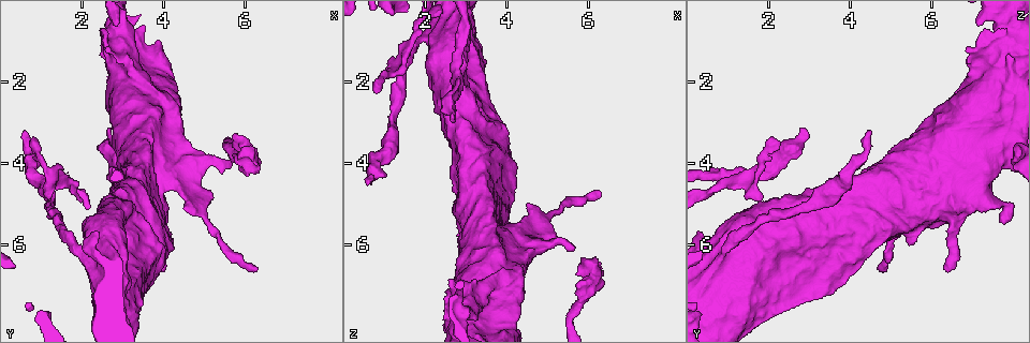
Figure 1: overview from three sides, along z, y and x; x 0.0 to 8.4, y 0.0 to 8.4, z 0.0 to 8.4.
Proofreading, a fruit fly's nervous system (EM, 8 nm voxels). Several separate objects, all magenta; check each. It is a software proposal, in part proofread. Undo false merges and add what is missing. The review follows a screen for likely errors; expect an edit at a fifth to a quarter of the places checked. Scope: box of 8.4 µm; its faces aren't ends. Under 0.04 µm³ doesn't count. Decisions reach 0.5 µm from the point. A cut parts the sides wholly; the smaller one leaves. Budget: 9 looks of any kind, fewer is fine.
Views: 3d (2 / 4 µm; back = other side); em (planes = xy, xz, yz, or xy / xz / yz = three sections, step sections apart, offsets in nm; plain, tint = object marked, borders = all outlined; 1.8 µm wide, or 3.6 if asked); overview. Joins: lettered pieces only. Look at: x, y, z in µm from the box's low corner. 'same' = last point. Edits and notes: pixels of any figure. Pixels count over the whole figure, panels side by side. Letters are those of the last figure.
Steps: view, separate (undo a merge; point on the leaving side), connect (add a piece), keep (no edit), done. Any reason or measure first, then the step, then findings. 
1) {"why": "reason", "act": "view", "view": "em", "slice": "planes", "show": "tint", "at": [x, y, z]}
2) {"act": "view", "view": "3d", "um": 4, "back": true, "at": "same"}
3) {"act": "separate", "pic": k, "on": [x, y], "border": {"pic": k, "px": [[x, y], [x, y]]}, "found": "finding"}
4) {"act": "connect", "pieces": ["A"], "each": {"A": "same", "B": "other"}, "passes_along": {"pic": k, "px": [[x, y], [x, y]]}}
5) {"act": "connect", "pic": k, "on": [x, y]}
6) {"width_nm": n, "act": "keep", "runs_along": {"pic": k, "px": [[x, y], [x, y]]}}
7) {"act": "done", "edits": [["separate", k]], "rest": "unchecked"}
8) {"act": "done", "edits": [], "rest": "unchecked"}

{"why": "touches itself", "act": "view", "view": "em", "um": 3.6, "slice": "planes", "show": "plain", "at": [2.00, 6.05, 0.95]}

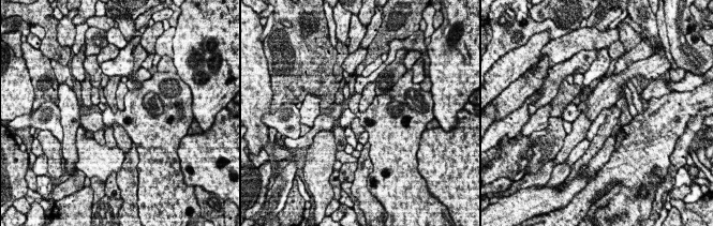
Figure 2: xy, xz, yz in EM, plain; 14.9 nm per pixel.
{"act": "view", "view": "em", "um": 3.6, "slice": "planes", "show": "borders", "at": "same"}

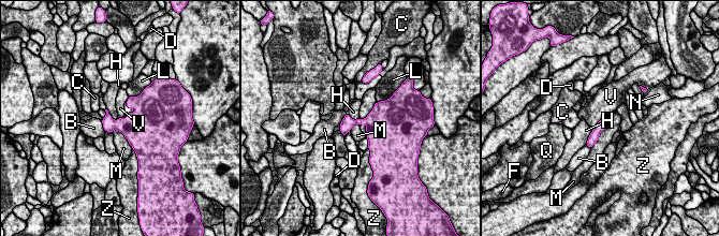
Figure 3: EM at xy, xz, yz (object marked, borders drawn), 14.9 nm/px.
{"act": "keep", "each": {"B": "other", "C": "other", "D": "other", "F": "other", "H": "other", "L": "other", "M": "other", "N": "other", "Q": "other", "V": "other", "Z": "other"}, "runs_along": {"pic": 3, "px": [[602, 120], [601, 126], [589, 144]]}, "found": "one neuron here"}

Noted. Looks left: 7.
{"why": "an open end", "act": "view", "view": "3d", "um": 4, "at": [2.65, 3.10, 2.85]}

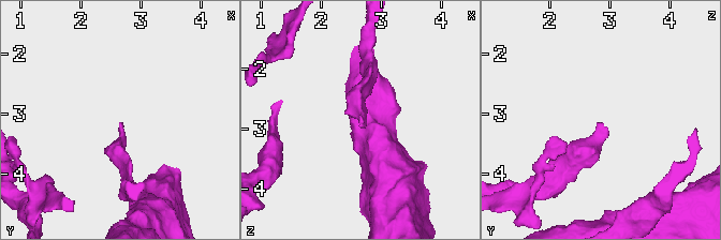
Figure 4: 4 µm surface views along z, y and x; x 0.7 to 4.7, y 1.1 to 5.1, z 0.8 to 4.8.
{"why": "need the tissue", "act": "view", "view": "em", "um": 3.6, "slice": "planes", "show": "borders", "at": [2.70, 3.10, 2.80]}

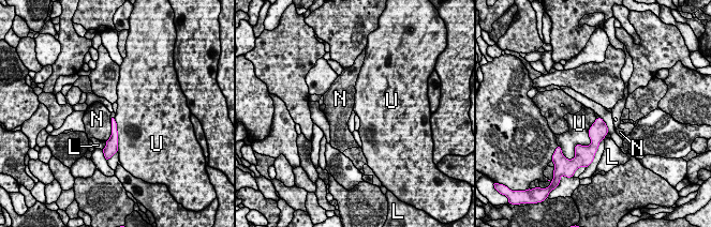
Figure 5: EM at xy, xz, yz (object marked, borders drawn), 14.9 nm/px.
{"longest_contact_nm": ["U", 480], "act": "keep", "each": {"L": "other", "N": "other", "U": "other"}, "found": "no lettered piece goes on from it"}

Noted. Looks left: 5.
{"why": "touches itself", "act": "view", "view": "3d", "um": 4, "at": [3.00, 1.15, 7.60]}

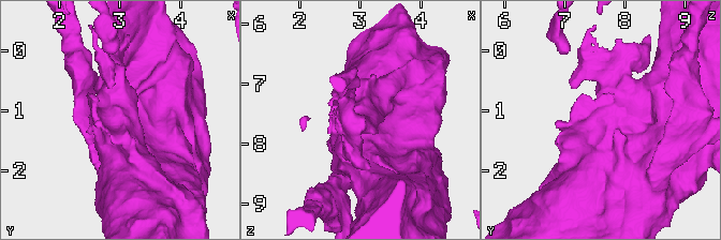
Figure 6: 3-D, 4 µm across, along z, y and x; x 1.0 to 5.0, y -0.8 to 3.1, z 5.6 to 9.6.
{"act": "view", "view": "em", "um": 3.6, "slice": "planes", "show": "borders", "at": [2.95, 1.15, 7.60]}

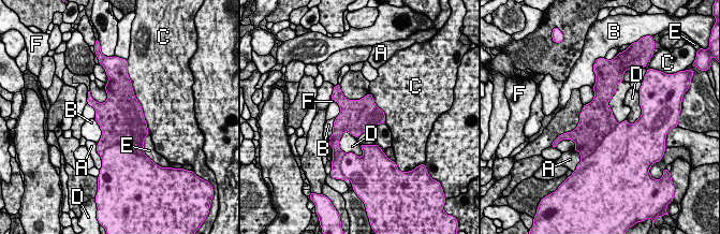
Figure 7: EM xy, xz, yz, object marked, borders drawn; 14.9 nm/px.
{"width_nm": 500, "act": "separate", "pic": 7, "on": [117, 128], "each": {"A": "other", "B": "other", "C": "other", "D": "other", "E": "other", "F": "other"}, "border": {"pic": 7, "px": [[102, 152], [127, 144], [134, 154]]}, "found": "two neurons meet here"}

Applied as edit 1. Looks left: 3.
{"act": "view", "view": "overview"}

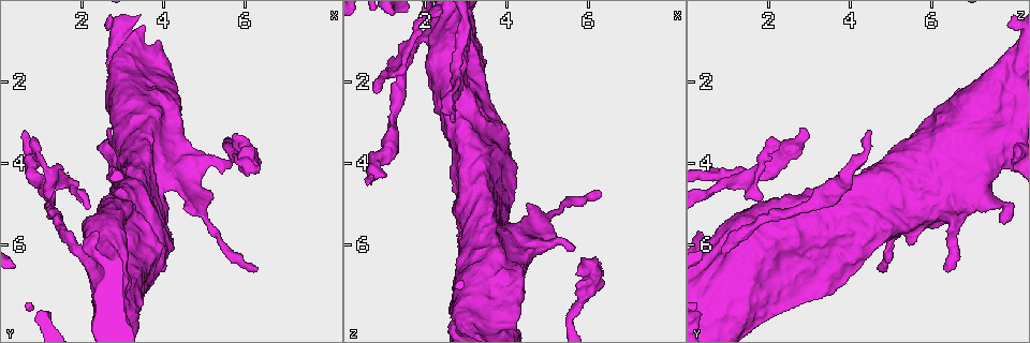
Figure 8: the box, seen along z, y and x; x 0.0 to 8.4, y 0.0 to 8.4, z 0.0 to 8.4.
{"why": "free end", "act": "view", "view": "em", "slice": "planes", "show": "borders", "at": [6.25, 6.60, 4.70]}

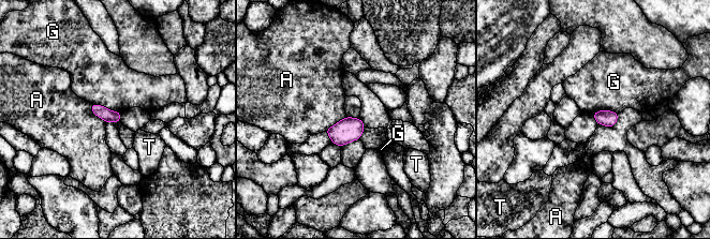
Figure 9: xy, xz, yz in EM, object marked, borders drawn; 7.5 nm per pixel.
{"width_nm": 100, "longest_contact_nm": ["G", 240], "act": "keep", "each": {"A": "other", "G": "other", "T": "other"}, "found": "no lettered piece goes on from it"}

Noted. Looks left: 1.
{"act": "done", "edits": [["separate", 7]], "rest": "unchecked"}

